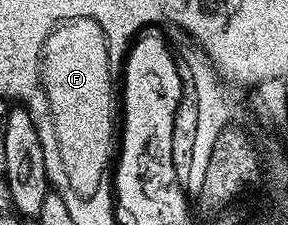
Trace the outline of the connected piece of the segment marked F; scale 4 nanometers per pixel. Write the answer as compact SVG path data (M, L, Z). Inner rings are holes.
M66 19L48 32L42 43L40 77L52 110L54 144L60 149L67 186L91 200L103 179L95 169L113 162L112 138L118 135L118 103L112 100L108 39L93 19Z

